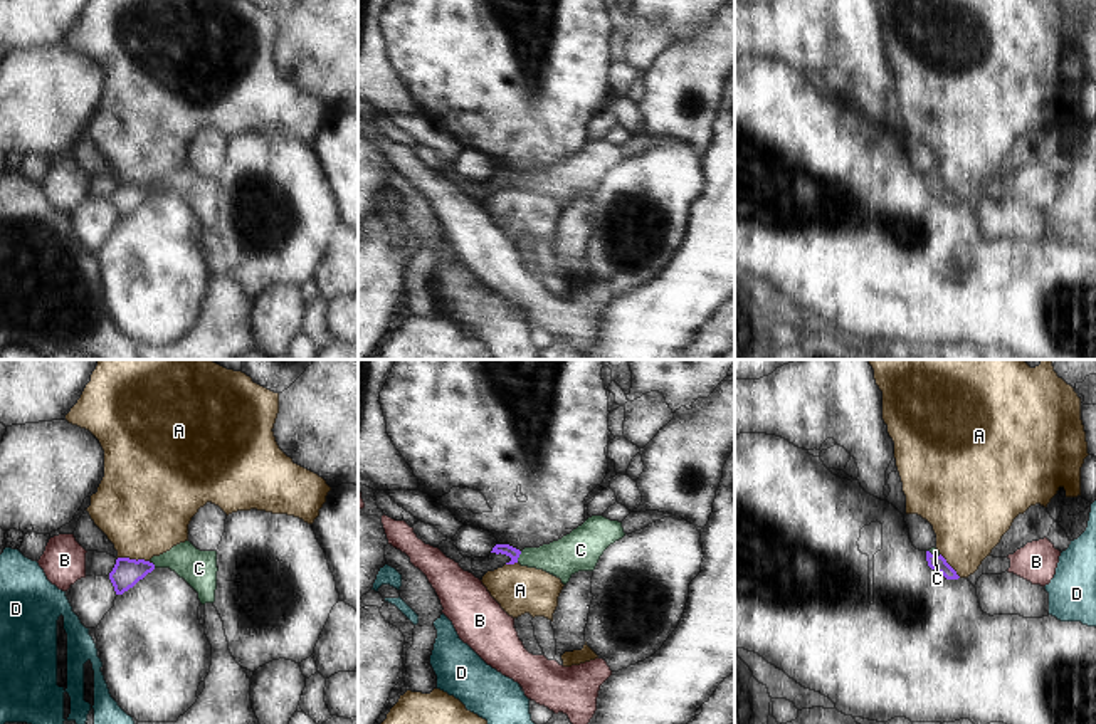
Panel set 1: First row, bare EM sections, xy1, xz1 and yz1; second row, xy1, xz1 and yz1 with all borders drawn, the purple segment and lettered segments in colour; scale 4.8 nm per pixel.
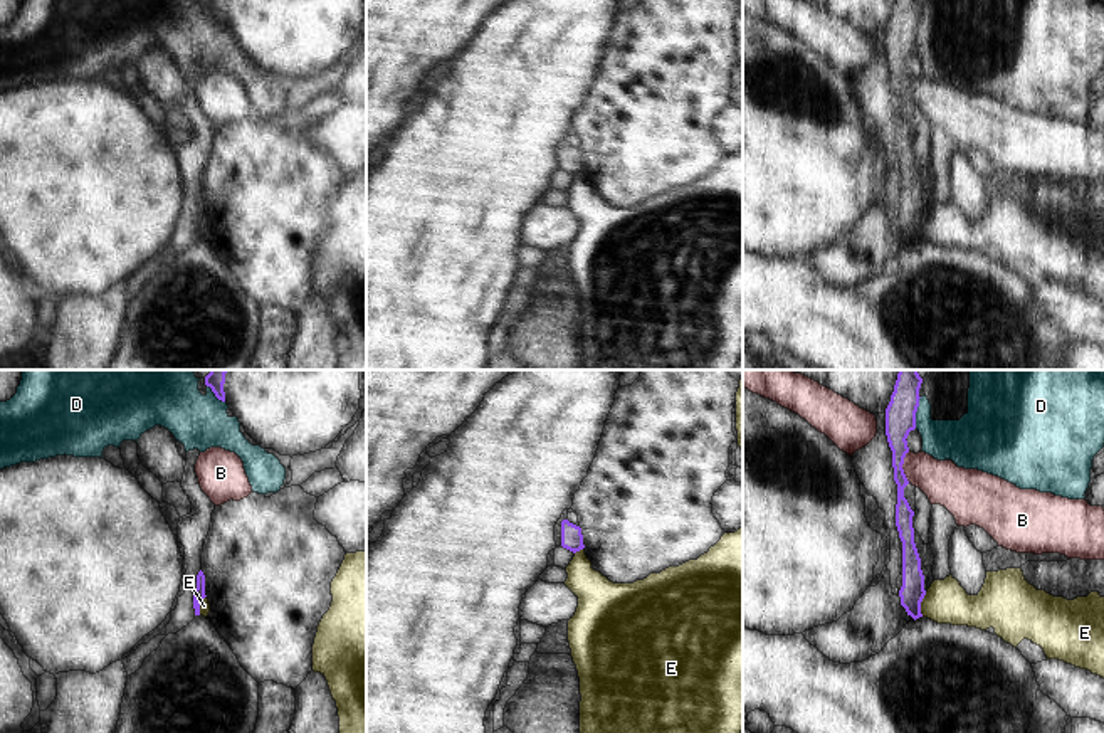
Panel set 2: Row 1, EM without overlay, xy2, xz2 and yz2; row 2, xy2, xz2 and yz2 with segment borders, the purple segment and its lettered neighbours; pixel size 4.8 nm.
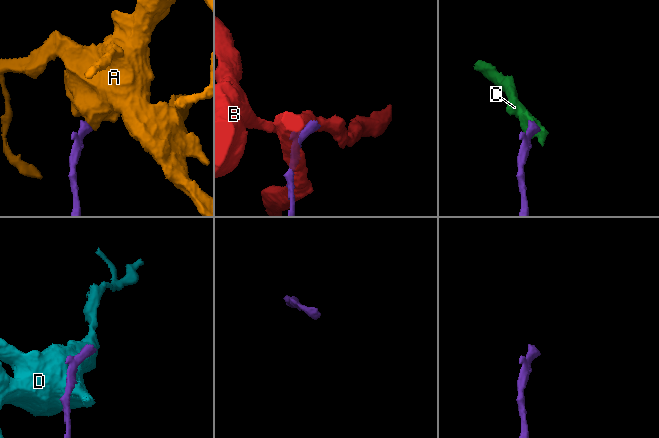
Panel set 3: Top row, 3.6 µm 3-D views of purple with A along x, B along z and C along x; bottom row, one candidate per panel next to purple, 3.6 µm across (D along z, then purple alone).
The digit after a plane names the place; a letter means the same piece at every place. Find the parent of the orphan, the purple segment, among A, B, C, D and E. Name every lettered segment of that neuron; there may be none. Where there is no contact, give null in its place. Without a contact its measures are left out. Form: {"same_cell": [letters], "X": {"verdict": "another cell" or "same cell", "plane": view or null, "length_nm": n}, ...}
{"same_cell": ["C"], "A": {"verdict": "another cell", "plane": "xy1", "length_nm": 160}, "B": {"verdict": "another cell", "plane": "yz2", "length_nm": 150}, "C": {"verdict": "same cell", "plane": "xz1", "length_nm": 60}, "D": {"verdict": "another cell", "plane": "yz2", "length_nm": 160}, "E": {"verdict": "another cell", "plane": "yz2", "length_nm": 120}}

